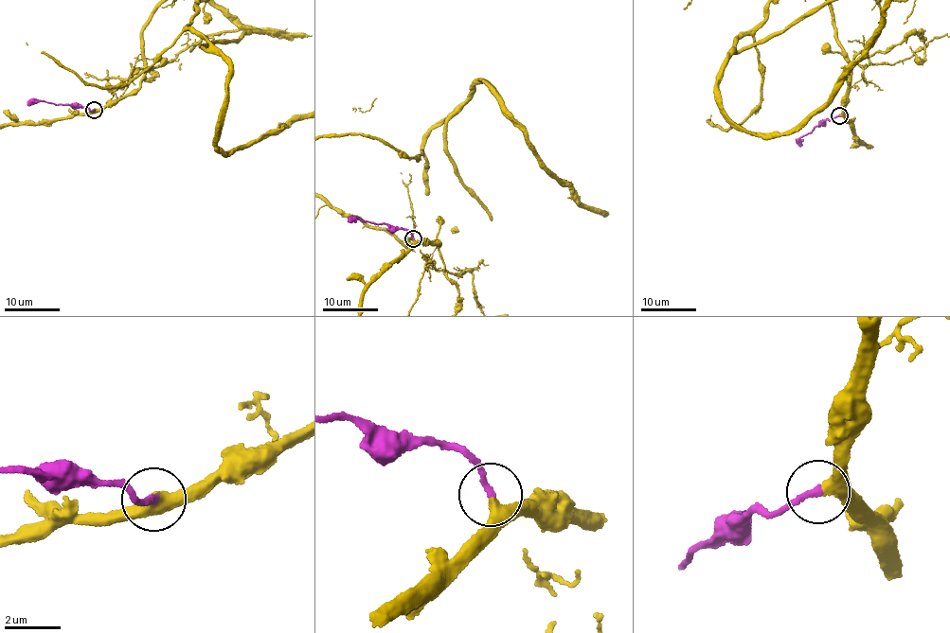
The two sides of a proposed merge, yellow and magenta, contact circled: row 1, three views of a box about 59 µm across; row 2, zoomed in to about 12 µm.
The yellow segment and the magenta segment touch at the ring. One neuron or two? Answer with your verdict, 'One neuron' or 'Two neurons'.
One neuron

